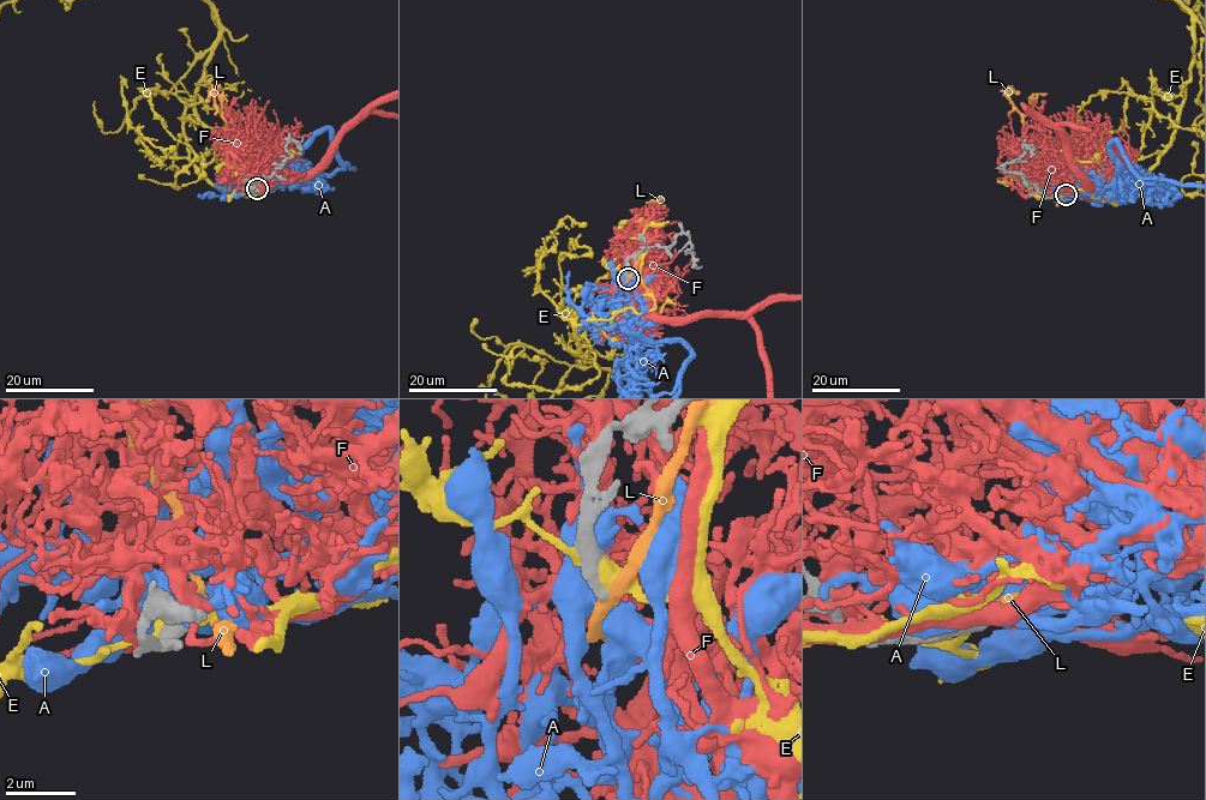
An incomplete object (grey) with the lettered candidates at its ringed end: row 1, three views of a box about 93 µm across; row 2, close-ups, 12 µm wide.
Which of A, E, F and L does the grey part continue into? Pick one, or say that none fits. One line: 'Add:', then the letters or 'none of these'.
Add: none of these

